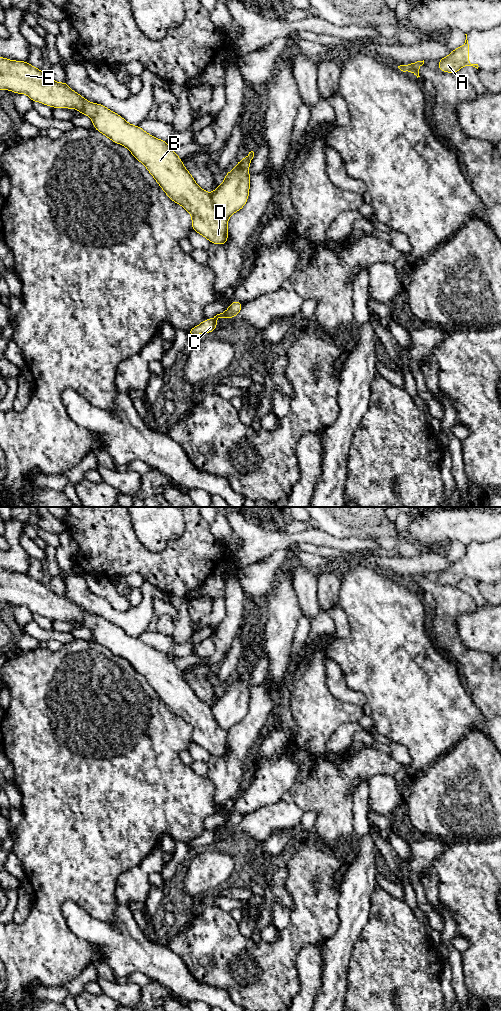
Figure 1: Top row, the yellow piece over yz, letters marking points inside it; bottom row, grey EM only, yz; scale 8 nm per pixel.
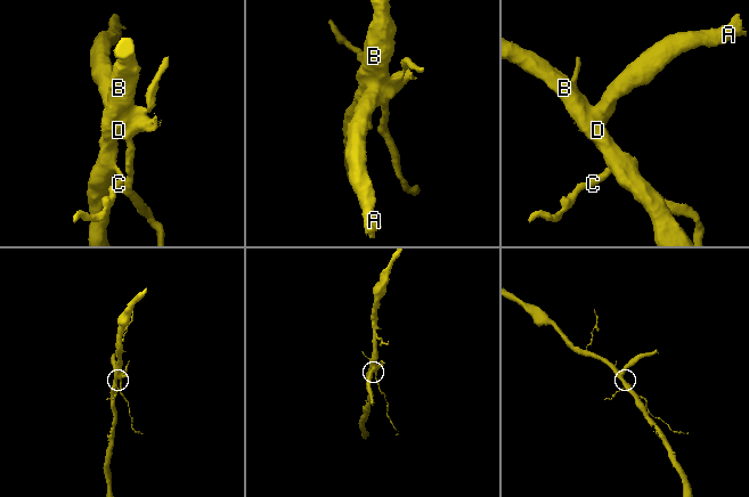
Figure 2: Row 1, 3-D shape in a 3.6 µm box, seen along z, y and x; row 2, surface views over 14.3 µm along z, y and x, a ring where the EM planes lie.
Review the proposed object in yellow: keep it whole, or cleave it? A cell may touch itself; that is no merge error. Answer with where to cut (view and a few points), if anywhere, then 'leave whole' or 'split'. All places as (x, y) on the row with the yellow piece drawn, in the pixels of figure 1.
cut in yz along (210, 194), (210, 200), (214, 208), (227, 219); split

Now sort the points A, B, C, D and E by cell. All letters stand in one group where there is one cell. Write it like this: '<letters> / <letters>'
A / B C D E

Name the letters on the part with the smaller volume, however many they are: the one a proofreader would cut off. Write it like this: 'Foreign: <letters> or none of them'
Foreign: A

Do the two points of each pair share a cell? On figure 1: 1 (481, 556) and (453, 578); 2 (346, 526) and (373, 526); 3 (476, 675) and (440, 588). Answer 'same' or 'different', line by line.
1: same
2: same
3: same

